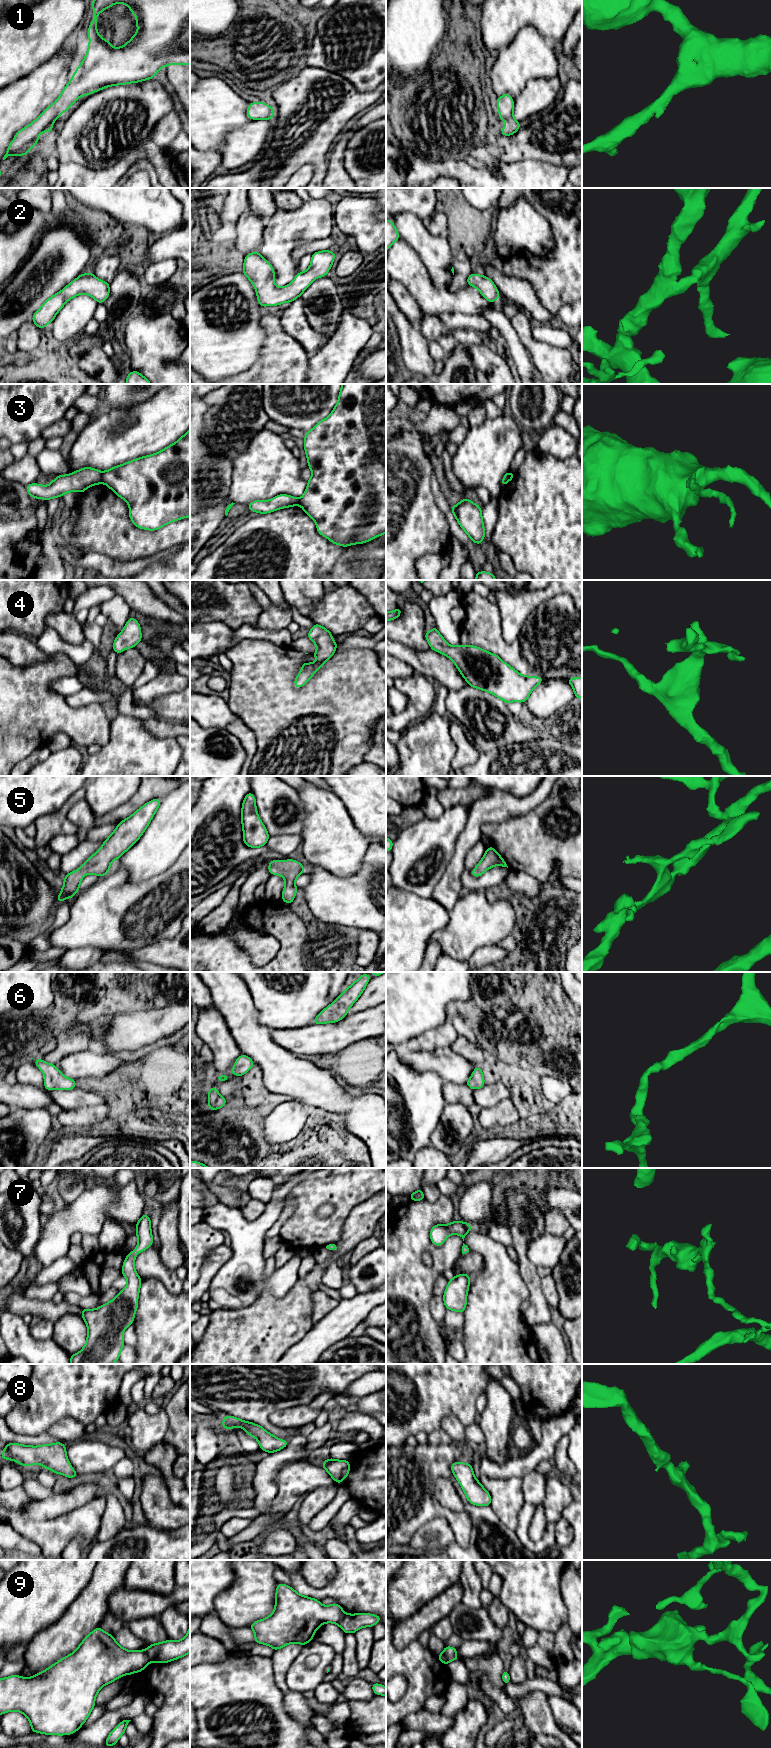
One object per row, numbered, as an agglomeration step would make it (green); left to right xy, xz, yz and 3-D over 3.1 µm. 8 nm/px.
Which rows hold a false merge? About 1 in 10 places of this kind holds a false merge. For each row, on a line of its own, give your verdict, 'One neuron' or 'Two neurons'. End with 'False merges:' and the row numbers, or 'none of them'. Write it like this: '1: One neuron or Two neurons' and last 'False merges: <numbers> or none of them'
1: One neuron
2: One neuron
3: Two neurons
4: One neuron
5: One neuron
6: One neuron
7: One neuron
8: One neuron
9: Two neurons
False merges: 3, 9

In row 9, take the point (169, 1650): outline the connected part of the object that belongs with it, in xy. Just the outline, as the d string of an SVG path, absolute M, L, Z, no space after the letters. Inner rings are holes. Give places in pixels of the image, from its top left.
M190 1626L186 1636L179 1640L166 1640L160 1643L150 1644L144 1650L150 1662L167 1663L179 1659L190 1653Z

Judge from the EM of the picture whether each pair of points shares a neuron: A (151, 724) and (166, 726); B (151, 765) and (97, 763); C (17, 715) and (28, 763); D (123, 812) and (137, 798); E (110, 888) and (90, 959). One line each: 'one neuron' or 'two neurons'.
A: one neuron
B: one neuron
C: two neurons
D: one neuron
E: two neurons

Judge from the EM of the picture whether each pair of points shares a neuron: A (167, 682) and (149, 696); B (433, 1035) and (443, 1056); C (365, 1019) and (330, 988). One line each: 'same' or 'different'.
A: same
B: different
C: different

